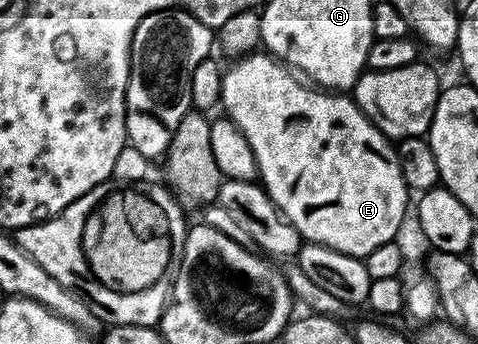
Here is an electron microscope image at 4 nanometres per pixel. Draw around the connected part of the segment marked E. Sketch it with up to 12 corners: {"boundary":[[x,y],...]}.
{"boundary":[[266,52],[222,76],[260,185],[306,242],[365,260],[408,197],[353,97]]}

